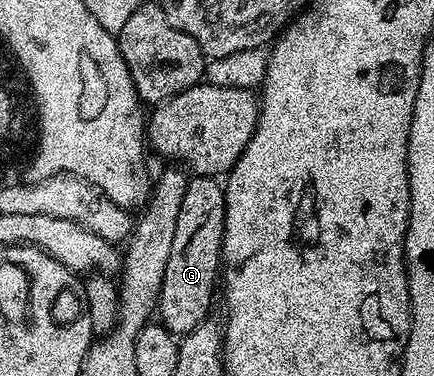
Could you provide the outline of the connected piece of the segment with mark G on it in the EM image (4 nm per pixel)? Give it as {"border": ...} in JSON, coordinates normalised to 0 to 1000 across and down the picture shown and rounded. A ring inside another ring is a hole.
{"border":[[[442,465],[429,492],[429,524],[419,524],[419,559],[410,566],[410,598],[401,598],[401,652],[392,652],[392,684],[382,694],[382,715],[369,761],[369,790],[364,798],[364,848],[385,880],[394,880],[408,896],[435,891],[435,886],[482,846],[479,824],[488,816],[488,782],[502,774],[502,734],[509,729],[507,657],[516,649],[516,503],[505,473],[486,465]]]}

